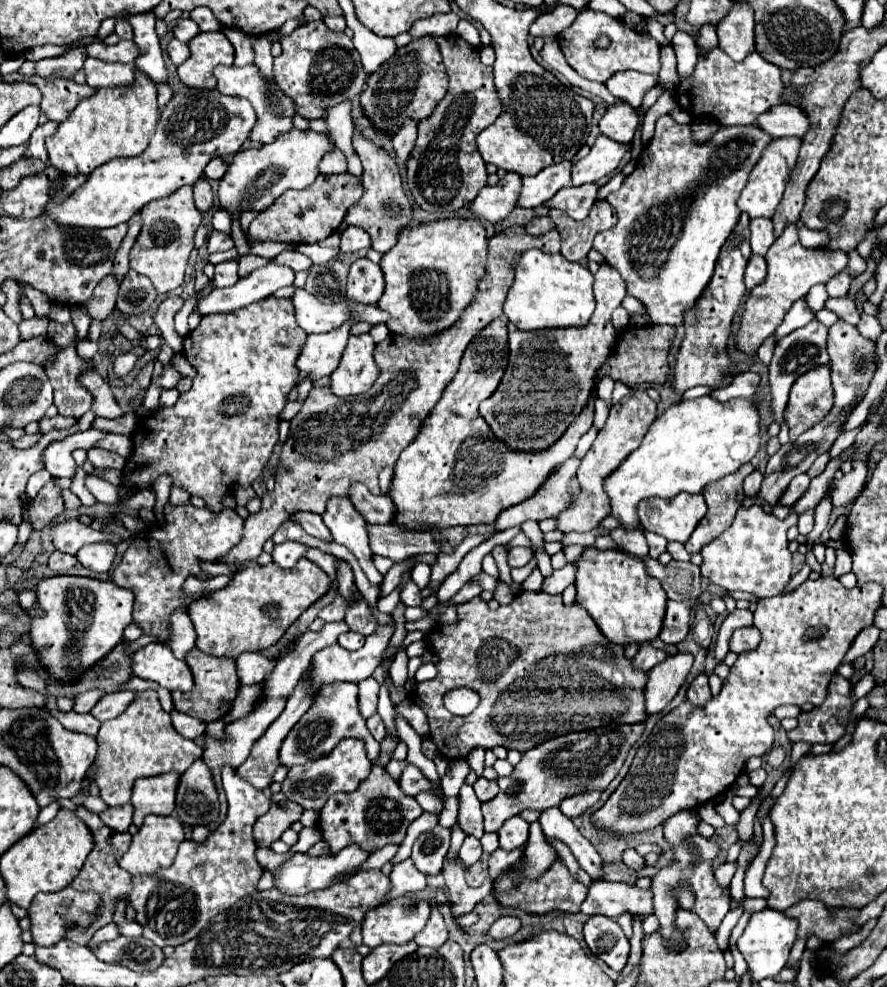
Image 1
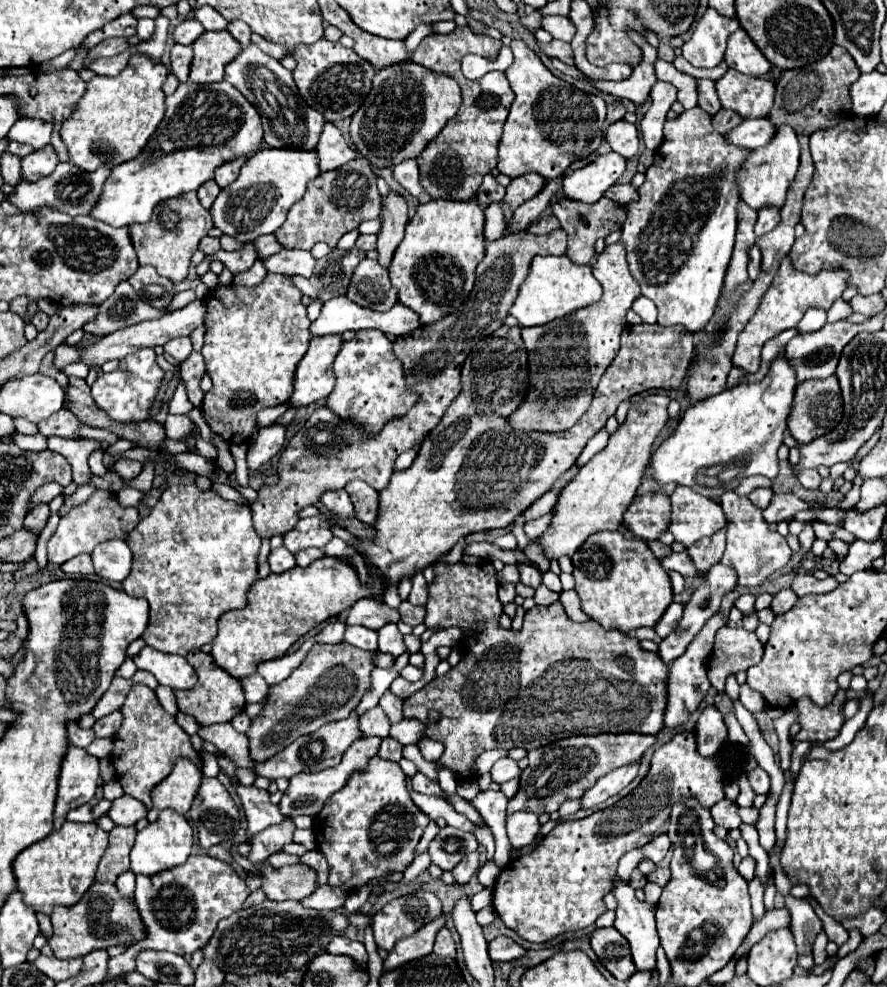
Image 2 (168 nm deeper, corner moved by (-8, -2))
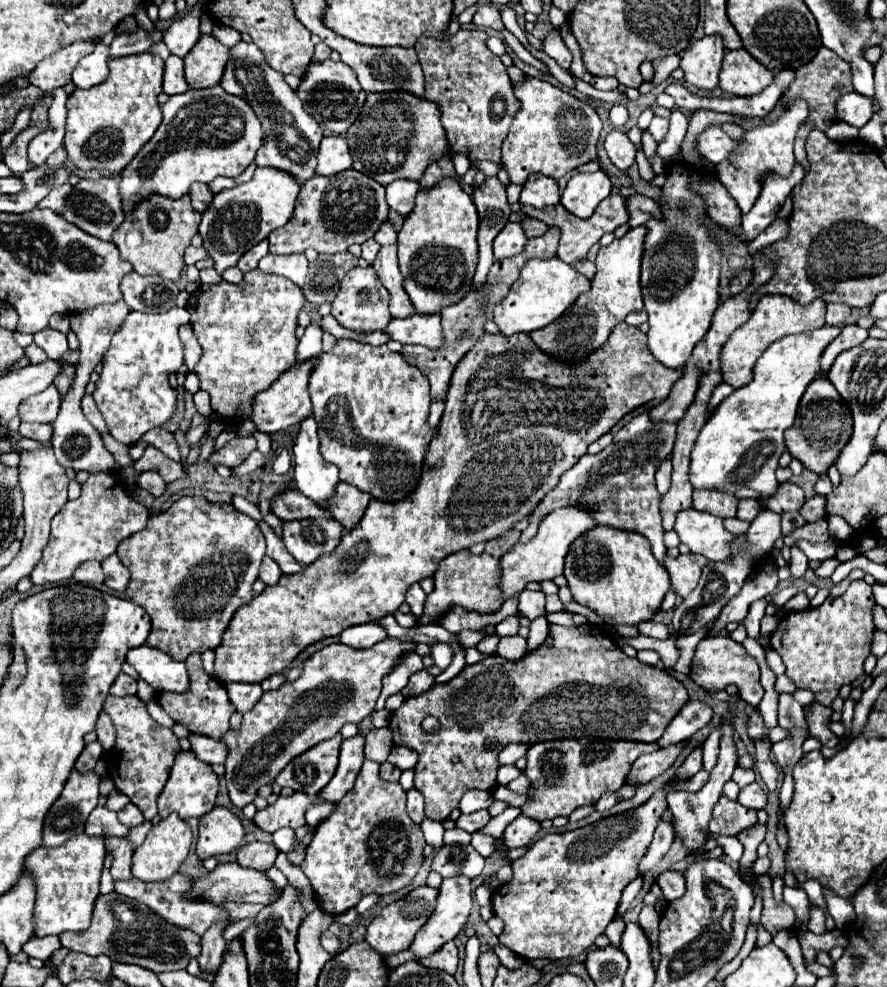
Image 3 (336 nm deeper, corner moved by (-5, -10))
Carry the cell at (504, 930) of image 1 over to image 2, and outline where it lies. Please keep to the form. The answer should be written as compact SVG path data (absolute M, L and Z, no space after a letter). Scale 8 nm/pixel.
M498 936L492 942L488 942L488 954L492 962L510 962L510 960L522 958L526 950L520 944L516 944L512 938Z

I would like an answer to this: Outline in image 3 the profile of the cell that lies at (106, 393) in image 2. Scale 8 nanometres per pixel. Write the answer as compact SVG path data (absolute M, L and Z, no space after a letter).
M175 306L165 314L131 312L127 322L117 330L103 358L103 370L93 392L95 404L117 442L131 446L147 430L165 424L173 416L175 390L169 386L167 376L177 372L183 364L183 342L179 340L177 330L187 322L187 310Z

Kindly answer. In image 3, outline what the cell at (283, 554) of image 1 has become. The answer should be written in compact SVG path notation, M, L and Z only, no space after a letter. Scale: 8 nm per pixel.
M265 556L265 558L263 558L263 564L261 564L261 570L259 570L259 578L261 578L267 586L275 586L275 584L279 582L281 574L283 574L283 572L279 570L279 564L277 564L273 558Z

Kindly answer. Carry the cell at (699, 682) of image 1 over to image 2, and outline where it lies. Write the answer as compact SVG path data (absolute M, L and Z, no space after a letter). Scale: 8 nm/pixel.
M716 706L704 708L694 734L698 736L698 754L702 756L714 756L728 742L728 728Z

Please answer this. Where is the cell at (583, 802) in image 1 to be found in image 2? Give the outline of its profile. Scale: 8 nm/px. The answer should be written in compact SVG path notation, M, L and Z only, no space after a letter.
M640 760L632 762L628 766L622 766L620 770L612 770L610 774L602 776L590 790L586 790L586 794L582 796L582 808L592 808L600 802L606 802L608 798L612 798L614 794L618 794L622 788L626 788L638 774L640 768Z

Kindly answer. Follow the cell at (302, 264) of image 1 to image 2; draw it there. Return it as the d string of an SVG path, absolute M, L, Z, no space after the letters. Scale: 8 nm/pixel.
M282 250L262 260L268 272L278 272L286 276L310 278L316 266L316 258L308 250Z

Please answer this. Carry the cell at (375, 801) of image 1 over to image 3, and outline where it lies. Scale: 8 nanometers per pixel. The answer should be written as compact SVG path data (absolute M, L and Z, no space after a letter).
M365 760L355 786L337 802L331 816L315 826L313 840L305 850L307 856L301 864L301 870L313 886L317 906L335 916L353 908L367 894L391 894L411 884L419 866L423 864L423 848L423 832L405 812L405 790L399 782L381 780L379 764Z

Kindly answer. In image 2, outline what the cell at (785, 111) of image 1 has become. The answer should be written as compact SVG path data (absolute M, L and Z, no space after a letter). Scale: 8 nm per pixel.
M766 118L742 120L742 124L724 134L726 142L732 142L734 146L742 148L766 146L772 140L772 136L774 136L774 124L770 124L770 120L766 122Z

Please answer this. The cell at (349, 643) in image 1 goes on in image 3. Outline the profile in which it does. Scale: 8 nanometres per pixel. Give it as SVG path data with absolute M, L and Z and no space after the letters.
M357 624L357 626L351 626L347 630L341 632L339 640L355 650L367 650L367 648L373 648L375 642L381 642L383 638L387 638L385 630L377 624Z

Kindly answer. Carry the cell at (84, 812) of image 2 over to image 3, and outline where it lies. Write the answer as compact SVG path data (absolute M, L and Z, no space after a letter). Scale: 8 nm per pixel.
M97 806L85 824L85 834L89 836L125 836L127 830L129 828L119 822L117 814L105 806Z

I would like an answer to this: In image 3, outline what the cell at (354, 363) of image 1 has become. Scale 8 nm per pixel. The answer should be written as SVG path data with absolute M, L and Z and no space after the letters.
M337 340L335 348L333 350L339 350L339 352L323 352L319 356L319 362L315 366L315 370L311 372L311 378L309 378L309 394L311 394L311 400L313 400L313 416L317 420L317 426L319 426L319 438L321 438L321 454L327 462L333 462L337 468L339 468L339 478L343 482L349 482L353 486L357 486L359 490L371 494L373 498L379 498L379 500L399 500L399 498L405 498L411 488L417 486L417 480L419 480L419 474L421 474L421 464L423 464L423 456L427 452L427 446L431 442L431 438L435 436L435 430L431 430L427 426L427 416L429 416L429 404L431 404L431 398L429 398L429 382L427 378L423 378L423 374L415 368L415 366L409 366L403 356L399 352L385 352L381 348L373 348L373 346L367 346L367 344L361 344L361 342L355 342L355 340Z

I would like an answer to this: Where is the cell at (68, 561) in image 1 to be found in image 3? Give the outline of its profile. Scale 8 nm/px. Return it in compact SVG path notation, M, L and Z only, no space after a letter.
M95 560L83 562L83 564L73 572L73 578L75 578L78 583L96 588L98 585L103 584L103 570L101 570L101 564L95 562Z

